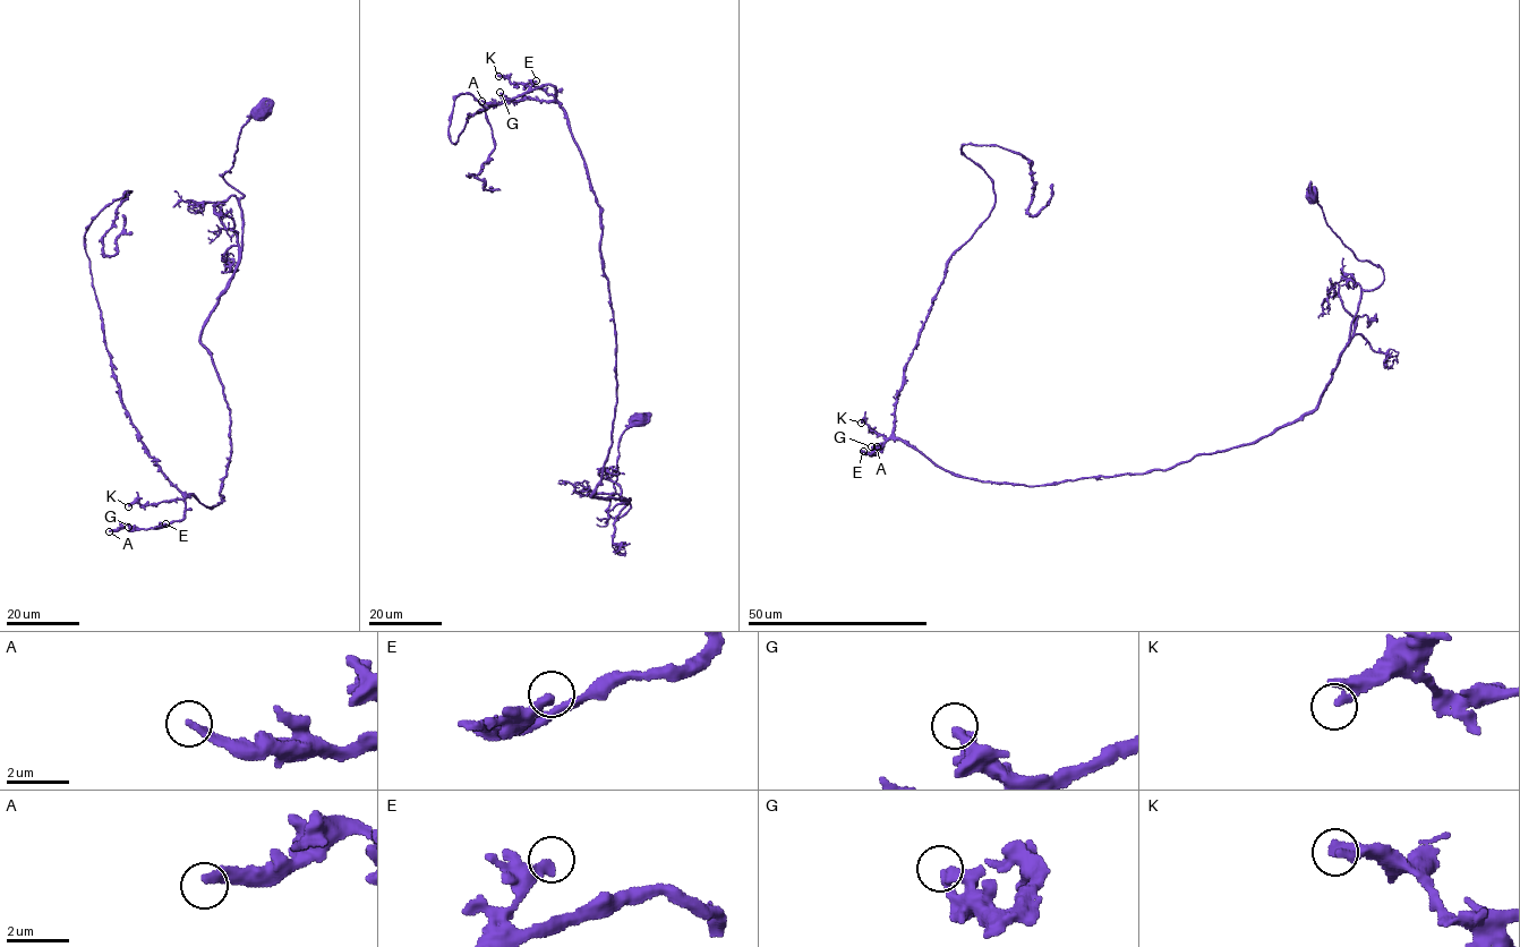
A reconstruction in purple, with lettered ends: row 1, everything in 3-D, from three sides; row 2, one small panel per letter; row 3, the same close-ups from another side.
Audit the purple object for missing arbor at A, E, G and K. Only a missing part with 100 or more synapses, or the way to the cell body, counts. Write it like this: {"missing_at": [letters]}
{"missing_at": ["A"]}

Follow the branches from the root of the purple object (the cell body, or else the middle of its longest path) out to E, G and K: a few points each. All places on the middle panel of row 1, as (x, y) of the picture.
E: (641, 418), (620, 440), (612, 517), (630, 498), (590, 496), (616, 407), (600, 207), (555, 86), (536, 80)
G: (641, 418), (620, 440), (612, 517), (630, 498), (590, 496), (616, 407), (600, 207), (555, 86), (500, 92)
K: (641, 418), (620, 440), (612, 517), (630, 498), (590, 496), (616, 407), (600, 207), (561, 102), (498, 76)

